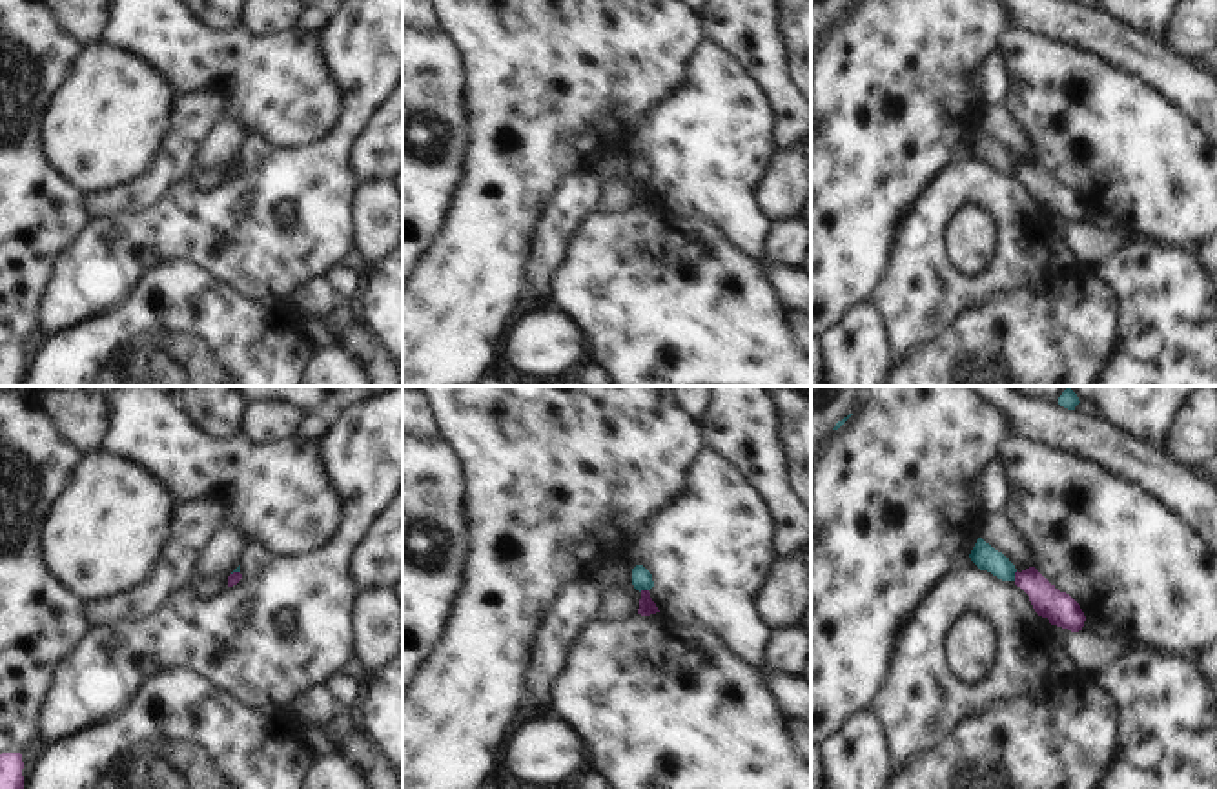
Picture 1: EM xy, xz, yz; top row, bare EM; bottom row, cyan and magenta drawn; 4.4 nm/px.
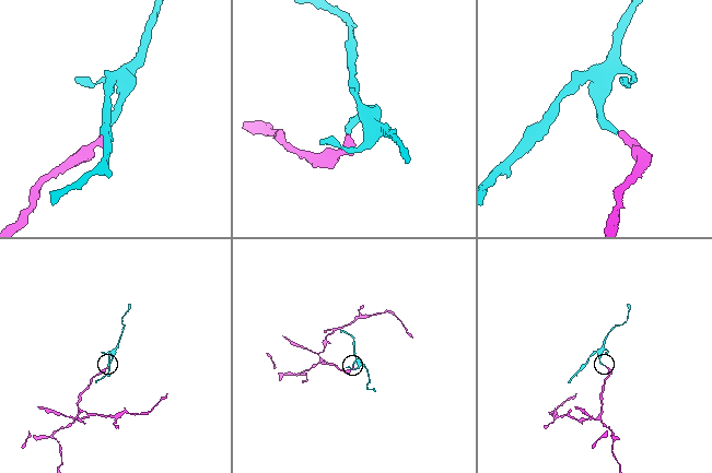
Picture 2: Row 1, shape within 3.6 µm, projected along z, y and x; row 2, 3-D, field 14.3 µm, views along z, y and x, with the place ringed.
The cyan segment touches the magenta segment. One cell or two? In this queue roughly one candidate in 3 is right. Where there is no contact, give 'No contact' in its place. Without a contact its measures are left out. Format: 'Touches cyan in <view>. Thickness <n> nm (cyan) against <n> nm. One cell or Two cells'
Touches cyan in yz. Thickness 110 nm (cyan) against 140 nm. Two cells

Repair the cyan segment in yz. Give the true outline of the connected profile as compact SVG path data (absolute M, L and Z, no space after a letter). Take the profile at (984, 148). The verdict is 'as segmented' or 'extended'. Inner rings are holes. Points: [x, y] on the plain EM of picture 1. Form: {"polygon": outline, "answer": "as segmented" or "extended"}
{"polygon": "M982 129L977 131L969 149L980 162L987 162L1002 173L1015 173L1015 157Z", "answer": "as segmented"}

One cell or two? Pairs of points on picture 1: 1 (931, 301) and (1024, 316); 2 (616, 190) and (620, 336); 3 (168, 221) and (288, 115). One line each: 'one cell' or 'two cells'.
1: two cells
2: two cells
3: two cells

